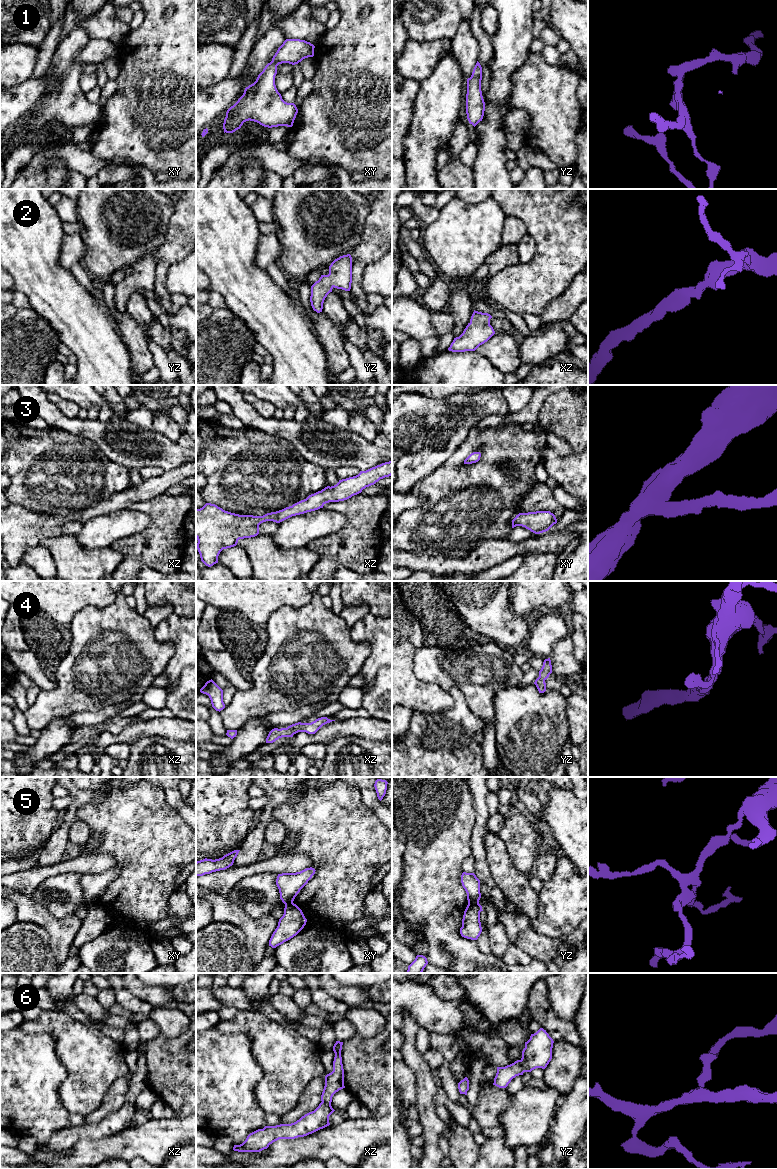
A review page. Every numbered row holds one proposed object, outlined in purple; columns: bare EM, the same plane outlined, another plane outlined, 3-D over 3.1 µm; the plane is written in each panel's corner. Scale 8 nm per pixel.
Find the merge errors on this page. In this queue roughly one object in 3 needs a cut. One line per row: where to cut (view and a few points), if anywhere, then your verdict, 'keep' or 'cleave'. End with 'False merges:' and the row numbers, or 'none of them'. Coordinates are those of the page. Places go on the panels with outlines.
1: cut none; keep
2: cut none; keep
3: cut none; keep
4: cut none; keep
5: cut yz (478, 902), (468, 904); cleave
6: cut none; keep
False merges: 5

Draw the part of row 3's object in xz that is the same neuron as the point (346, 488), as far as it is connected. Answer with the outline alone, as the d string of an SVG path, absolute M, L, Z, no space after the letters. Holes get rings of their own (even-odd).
M392 461L385 462L360 471L356 476L339 480L336 485L327 486L292 506L263 516L239 515L206 503L202 508L196 509L197 549L201 561L208 567L218 563L218 556L223 549L236 546L239 539L257 536L259 525L263 522L280 523L292 516L323 508L326 503L347 500L391 475Z

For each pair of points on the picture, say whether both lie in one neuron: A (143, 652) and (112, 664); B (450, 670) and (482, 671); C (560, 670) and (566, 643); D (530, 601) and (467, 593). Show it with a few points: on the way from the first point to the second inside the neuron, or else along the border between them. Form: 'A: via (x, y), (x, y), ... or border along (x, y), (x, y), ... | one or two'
A: via (135, 657), (120, 657) | one
B: via (458, 670), (474, 670) | one
C: via (562, 663), (562, 650) | one
D: border along (510, 601), (512, 609), (524, 616) | two

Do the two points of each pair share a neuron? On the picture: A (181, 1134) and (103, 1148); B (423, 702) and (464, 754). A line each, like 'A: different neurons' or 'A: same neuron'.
A: same neuron
B: different neurons

